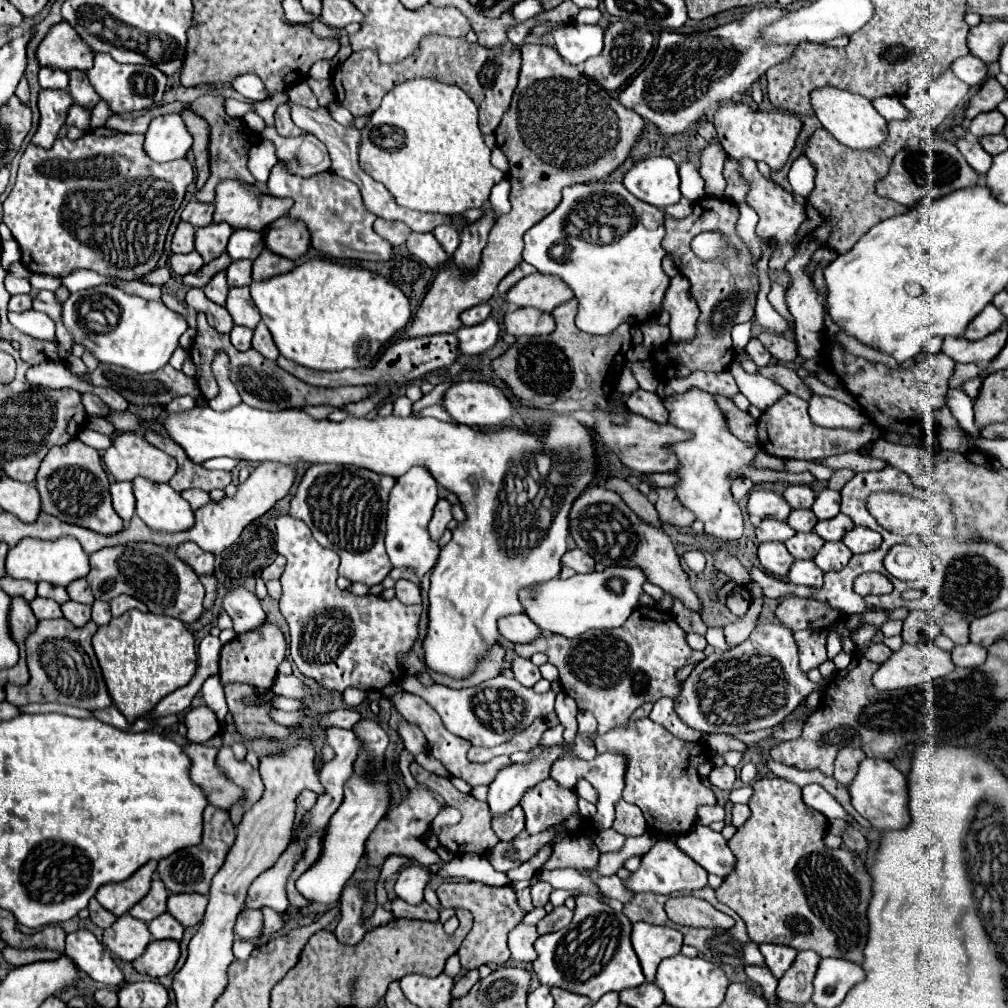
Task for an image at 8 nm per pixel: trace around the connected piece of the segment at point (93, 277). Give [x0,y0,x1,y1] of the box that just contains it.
[62,271,116,293]

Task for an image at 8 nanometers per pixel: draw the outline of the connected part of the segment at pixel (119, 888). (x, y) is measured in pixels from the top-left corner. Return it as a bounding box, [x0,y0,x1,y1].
[96,861,156,917]

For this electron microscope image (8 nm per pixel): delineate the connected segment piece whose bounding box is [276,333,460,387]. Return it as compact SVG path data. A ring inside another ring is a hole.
M430 335L430 337L418 337L418 339L400 339L396 343L392 343L382 357L374 363L374 367L368 369L344 369L340 373L320 373L320 371L312 371L312 369L304 369L302 365L296 365L284 357L278 357L278 365L288 371L290 375L298 377L300 381L308 383L308 385L318 385L318 387L342 387L342 385L378 385L378 383L398 383L404 385L412 379L418 379L430 371L442 369L442 367L450 367L456 357L460 355L458 351L458 341L452 335Z

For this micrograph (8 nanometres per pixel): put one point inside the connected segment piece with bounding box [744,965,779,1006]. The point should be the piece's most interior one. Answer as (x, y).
(761, 975)

